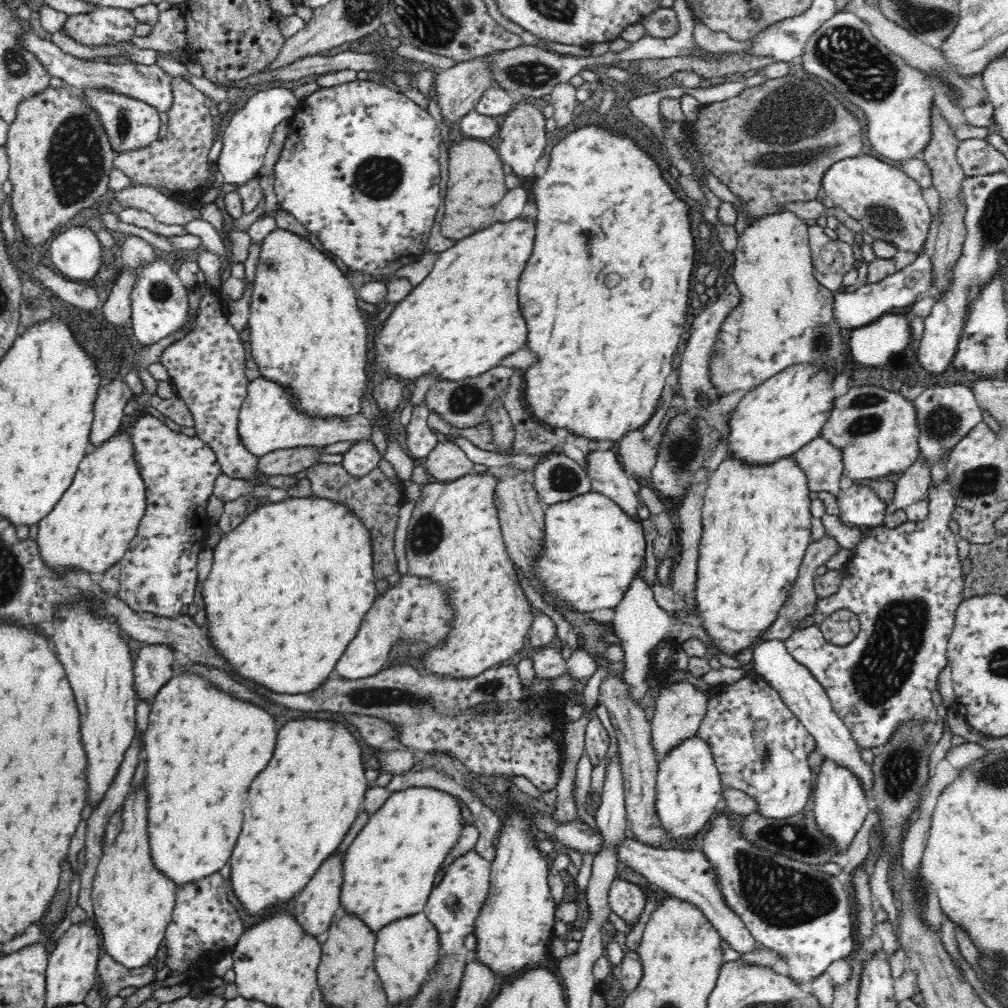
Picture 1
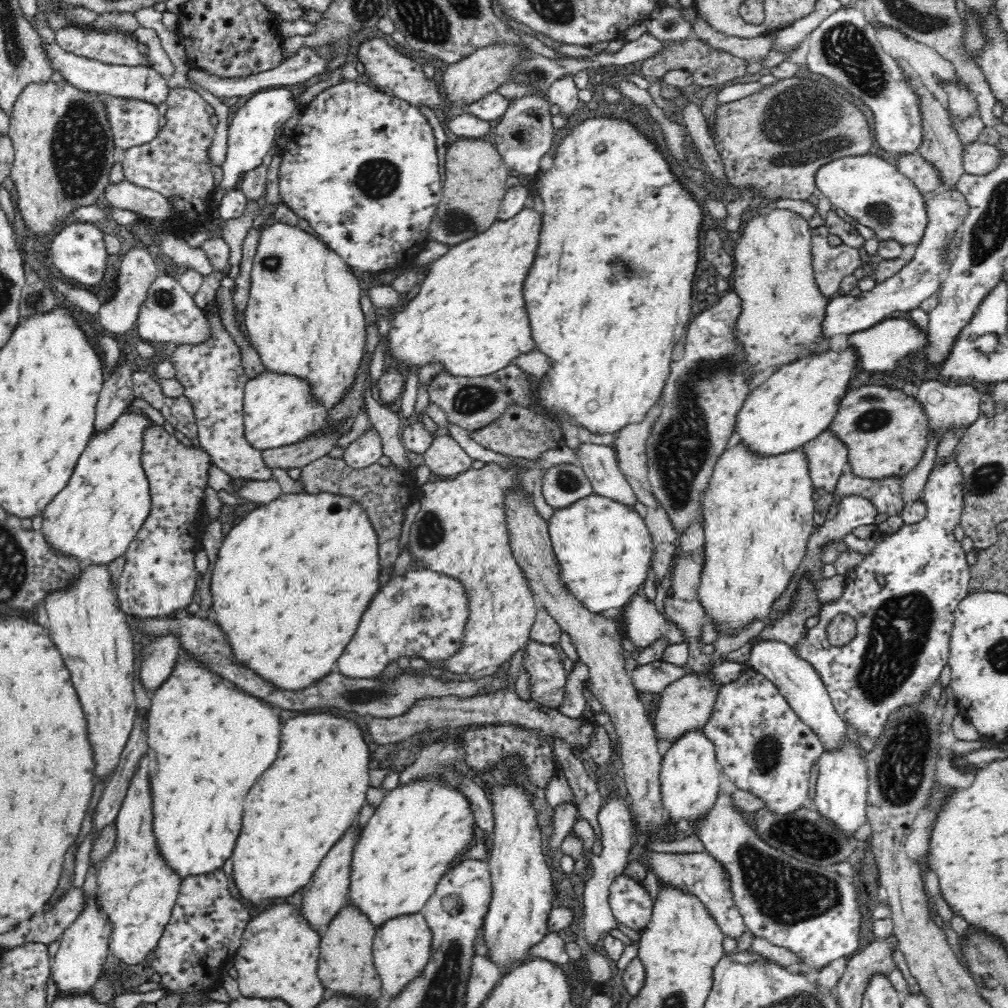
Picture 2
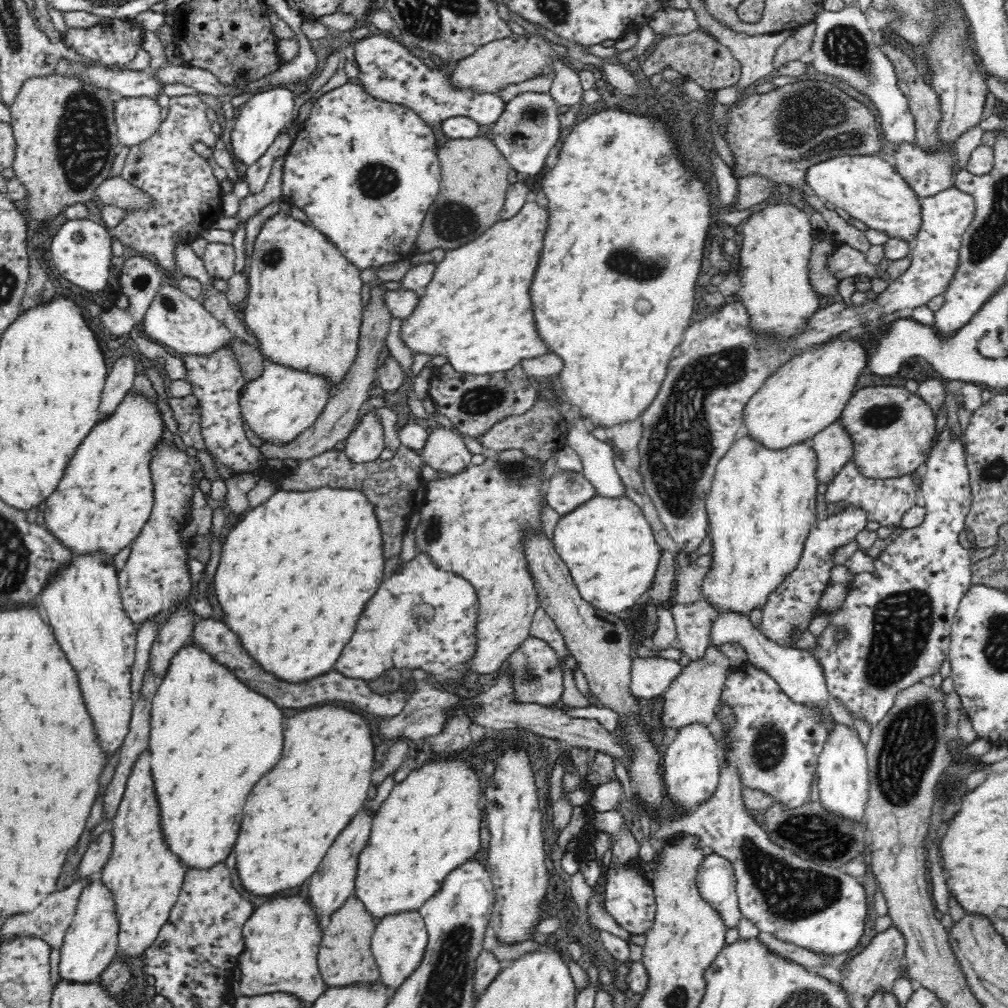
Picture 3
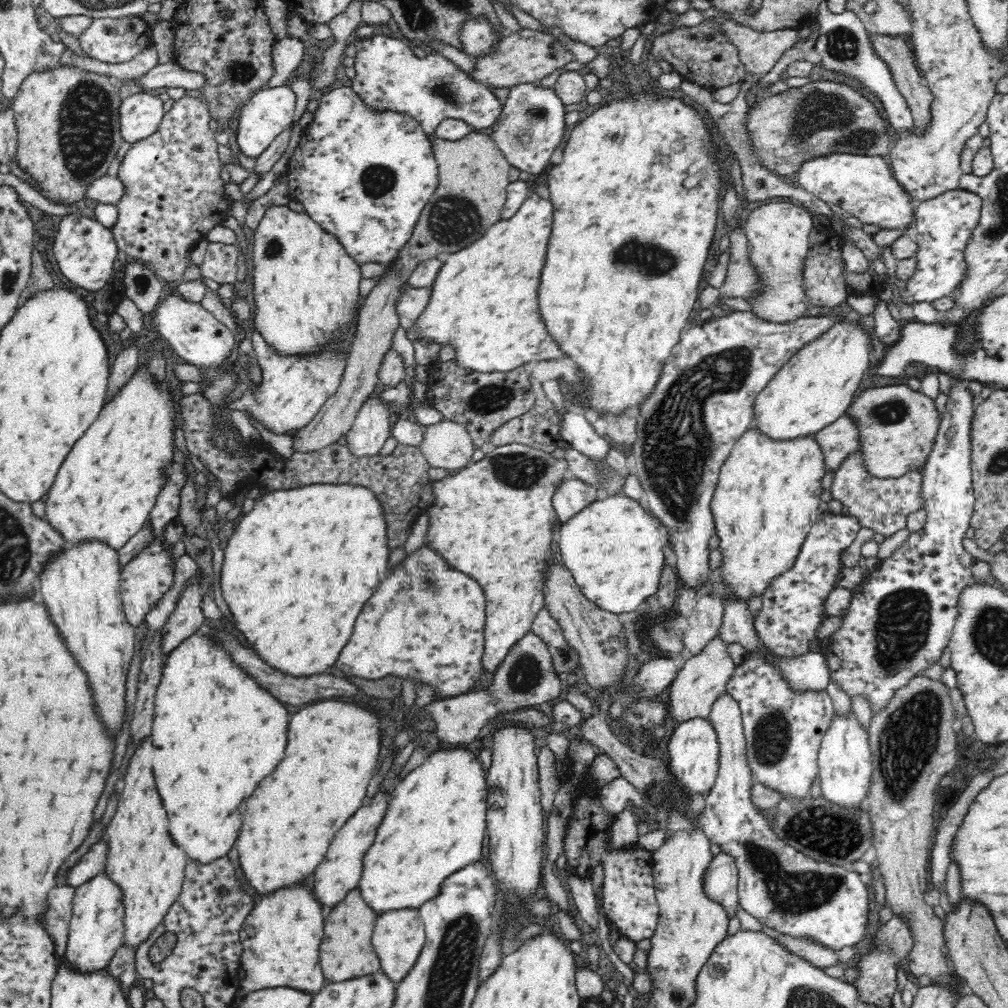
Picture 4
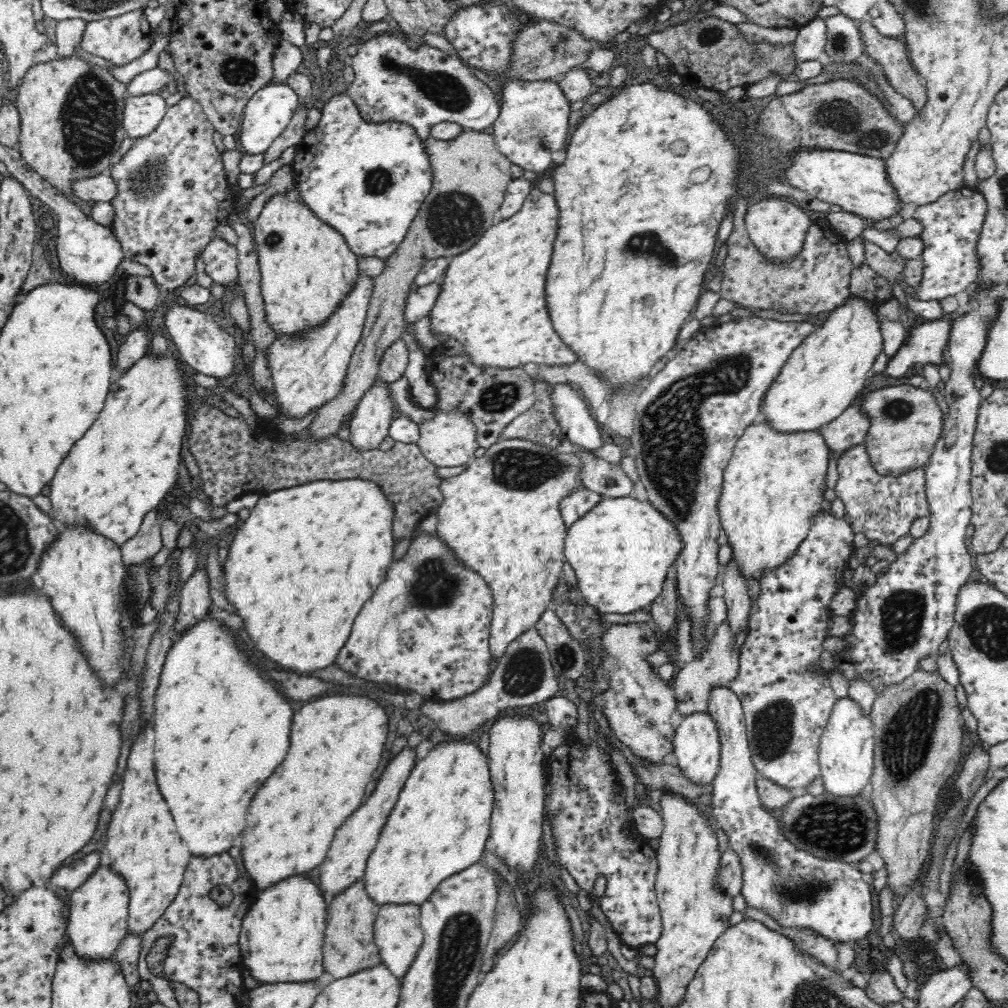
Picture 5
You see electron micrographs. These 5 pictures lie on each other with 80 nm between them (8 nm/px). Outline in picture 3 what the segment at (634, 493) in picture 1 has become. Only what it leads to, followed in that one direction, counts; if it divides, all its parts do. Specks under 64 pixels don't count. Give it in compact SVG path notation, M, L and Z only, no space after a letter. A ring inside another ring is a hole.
M583 419L568 422L567 428L567 446L582 457L583 474L594 485L597 494L604 497L626 495L626 487L612 462L615 454L610 444L594 438Z

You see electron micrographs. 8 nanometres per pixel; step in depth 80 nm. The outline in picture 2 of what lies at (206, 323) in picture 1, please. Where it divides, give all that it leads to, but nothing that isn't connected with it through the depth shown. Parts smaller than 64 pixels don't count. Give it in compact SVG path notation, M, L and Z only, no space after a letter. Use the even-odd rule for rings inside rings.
M205 307L208 319L215 328L215 336L206 344L199 347L177 347L170 360L176 368L174 376L184 388L183 394L194 405L195 422L198 426L199 446L209 454L213 465L228 473L232 479L246 478L255 480L268 480L274 477L270 467L264 461L261 450L252 446L248 441L243 420L243 390L249 378L245 375L238 347L233 343L228 331L223 328L219 320L218 308Z

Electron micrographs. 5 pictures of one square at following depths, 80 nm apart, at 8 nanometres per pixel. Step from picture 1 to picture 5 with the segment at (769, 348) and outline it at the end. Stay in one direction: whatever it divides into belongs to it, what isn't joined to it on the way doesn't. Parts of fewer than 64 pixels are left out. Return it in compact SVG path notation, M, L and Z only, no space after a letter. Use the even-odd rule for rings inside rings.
M778 197L763 199L752 204L743 218L748 236L758 247L758 251L778 261L785 261L793 257L801 249L808 225L811 223L811 218L804 209L795 206L794 203L778 199Z

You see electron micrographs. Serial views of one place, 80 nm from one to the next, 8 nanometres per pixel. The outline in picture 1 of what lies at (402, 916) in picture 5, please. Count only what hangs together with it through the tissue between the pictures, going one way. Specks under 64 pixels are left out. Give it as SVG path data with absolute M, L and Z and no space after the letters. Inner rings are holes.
M419 912L415 915L393 920L375 932L375 969L389 1004L409 999L425 981L428 971L436 968L440 960L437 932L428 917Z

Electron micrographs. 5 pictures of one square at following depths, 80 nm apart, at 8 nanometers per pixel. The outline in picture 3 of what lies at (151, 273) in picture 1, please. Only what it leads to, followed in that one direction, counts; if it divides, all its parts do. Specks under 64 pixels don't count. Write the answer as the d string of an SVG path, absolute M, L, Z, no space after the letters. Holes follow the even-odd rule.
M171 284L161 287L141 322L144 333L152 338L152 341L160 341L166 346L174 348L181 356L199 356L199 358L212 356L218 350L229 346L234 337L222 321L216 320L204 308L201 301L190 298L180 288Z

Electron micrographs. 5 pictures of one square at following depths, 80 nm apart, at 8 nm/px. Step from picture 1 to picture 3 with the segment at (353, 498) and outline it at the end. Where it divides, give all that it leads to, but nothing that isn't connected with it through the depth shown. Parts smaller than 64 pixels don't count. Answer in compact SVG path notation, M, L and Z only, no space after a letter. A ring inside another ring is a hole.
M402 444L390 460L378 457L368 462L356 462L346 455L345 450L335 450L334 447L319 455L296 460L296 468L292 470L286 470L284 467L272 470L266 466L267 459L264 457L264 464L254 476L261 480L267 479L269 483L285 491L303 491L324 485L332 488L362 489L376 507L384 538L384 552L388 552L388 558L400 554L402 536L407 529L408 519L412 518L413 514L420 513L422 506L426 504L428 487L427 482L422 479L422 468L426 463L418 450Z

